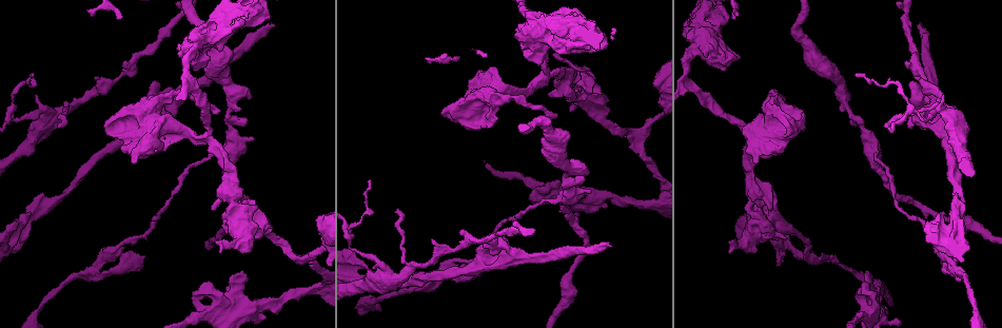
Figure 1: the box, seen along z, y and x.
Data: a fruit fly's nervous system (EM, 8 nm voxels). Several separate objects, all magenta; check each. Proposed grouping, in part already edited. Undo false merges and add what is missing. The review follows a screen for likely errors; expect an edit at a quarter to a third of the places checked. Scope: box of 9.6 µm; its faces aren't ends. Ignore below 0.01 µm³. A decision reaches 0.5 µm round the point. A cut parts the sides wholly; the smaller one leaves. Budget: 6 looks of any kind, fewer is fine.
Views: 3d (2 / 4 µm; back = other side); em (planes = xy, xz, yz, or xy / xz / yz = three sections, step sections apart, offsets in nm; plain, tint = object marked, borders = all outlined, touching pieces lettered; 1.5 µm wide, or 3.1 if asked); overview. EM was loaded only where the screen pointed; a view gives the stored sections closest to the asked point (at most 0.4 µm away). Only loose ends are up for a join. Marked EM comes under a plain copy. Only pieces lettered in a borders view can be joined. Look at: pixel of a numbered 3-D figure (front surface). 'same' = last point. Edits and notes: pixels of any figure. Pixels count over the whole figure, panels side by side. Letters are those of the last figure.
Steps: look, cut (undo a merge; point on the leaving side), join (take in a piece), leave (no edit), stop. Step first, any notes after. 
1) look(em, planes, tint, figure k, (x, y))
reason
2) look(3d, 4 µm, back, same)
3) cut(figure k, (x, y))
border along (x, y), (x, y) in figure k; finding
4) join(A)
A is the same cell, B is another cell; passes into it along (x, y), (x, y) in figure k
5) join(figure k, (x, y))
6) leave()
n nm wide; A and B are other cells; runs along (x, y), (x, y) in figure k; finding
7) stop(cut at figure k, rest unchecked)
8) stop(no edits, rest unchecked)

look(em, planes, tint, figure 1, (210, 136))
three-way junction

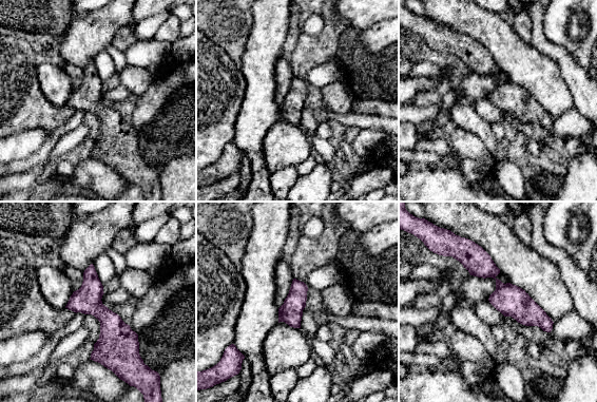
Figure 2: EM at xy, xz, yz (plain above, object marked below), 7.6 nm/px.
look(em, planes, borders, same)

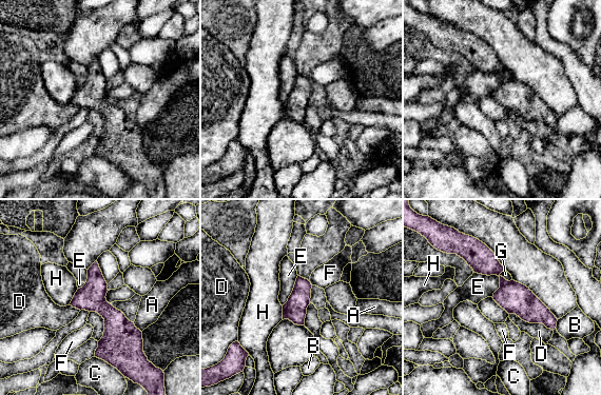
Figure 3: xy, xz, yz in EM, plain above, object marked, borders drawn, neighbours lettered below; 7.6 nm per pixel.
leave()
A, B, C, D, E, F, G and H are other cells; runs along (483, 252), (502, 280), (553, 326) in figure 3; continuous, no second cell

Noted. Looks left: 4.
look(3d, 2 µm, figure 1, (115, 81))
narrows sharply

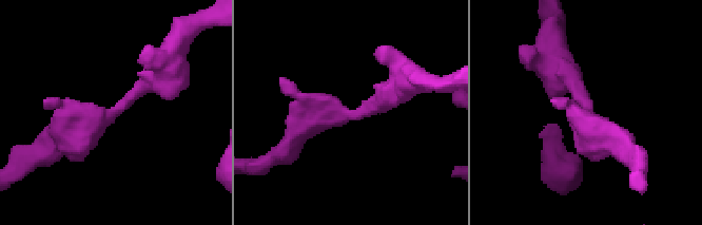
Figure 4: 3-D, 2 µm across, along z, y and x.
look(em, xy, step 4, borders, figure 4, (118, 109))
now the EM

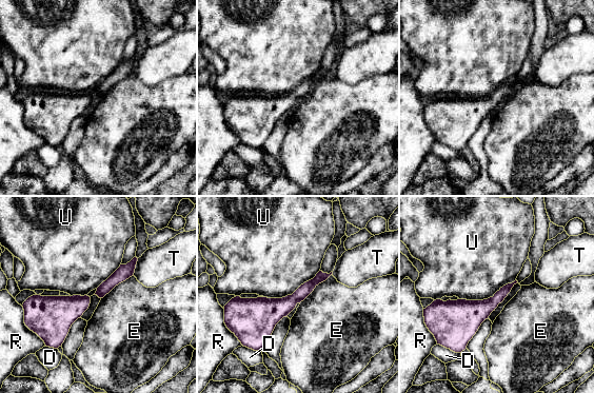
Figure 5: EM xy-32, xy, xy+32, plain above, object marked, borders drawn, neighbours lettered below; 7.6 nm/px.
leave()
140 nm wide; D, E, R, T and U are other cells; continuous, no second cell

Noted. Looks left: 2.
stop(no edits, rest unchecked)

